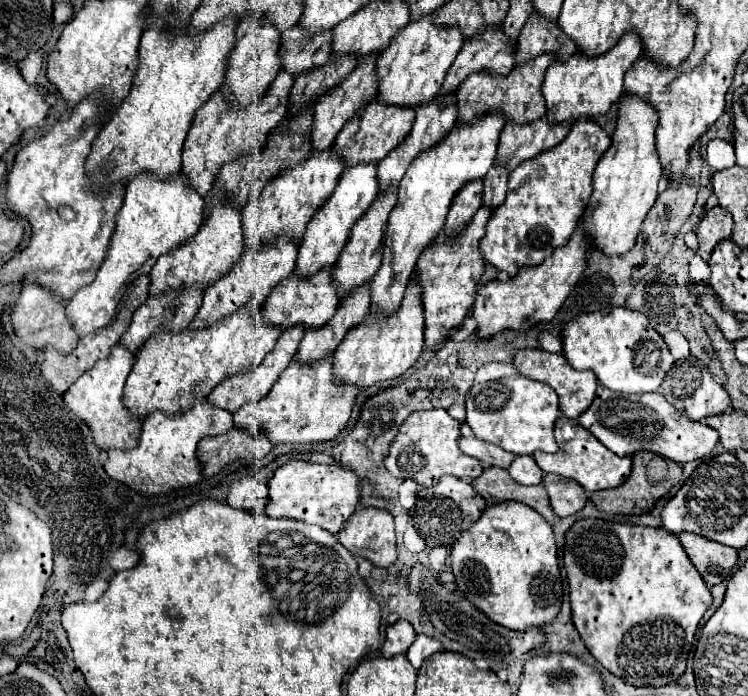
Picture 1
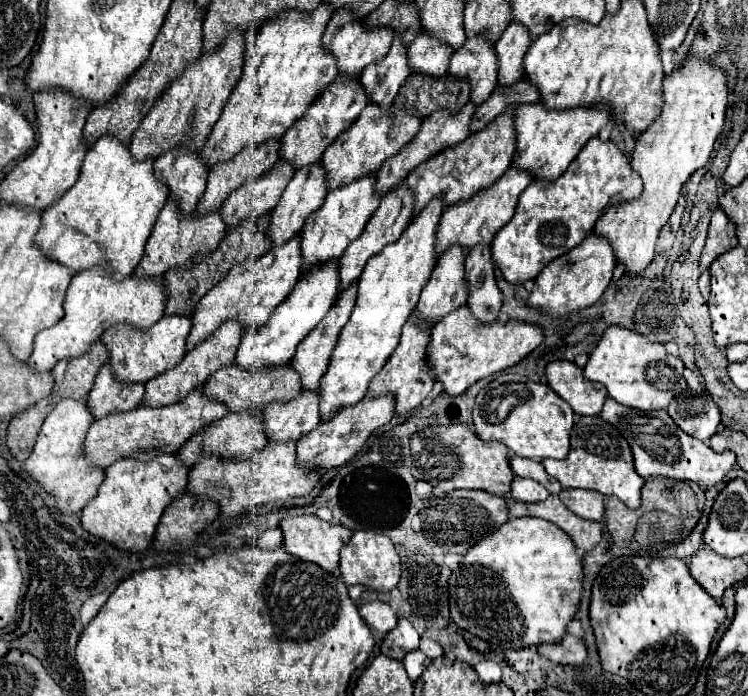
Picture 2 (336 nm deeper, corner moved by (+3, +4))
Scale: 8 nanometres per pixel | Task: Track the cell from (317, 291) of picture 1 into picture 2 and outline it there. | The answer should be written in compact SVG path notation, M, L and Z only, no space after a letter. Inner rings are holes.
M230 362L208 378L206 392L210 392L210 396L218 396L218 400L226 400L230 412L238 412L242 408L264 408L274 400L286 402L294 398L300 392L300 378L298 372L292 368L292 364L284 364L284 368L270 366L262 368L260 372L248 372L240 368L236 362Z

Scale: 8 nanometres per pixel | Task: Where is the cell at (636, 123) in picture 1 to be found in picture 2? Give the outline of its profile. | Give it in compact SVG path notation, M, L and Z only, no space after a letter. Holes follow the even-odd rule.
M594 230L570 252L564 256L558 256L558 260L552 260L534 280L534 290L528 298L530 306L542 308L544 312L552 316L564 316L570 312L576 312L580 308L592 306L606 286L610 284L616 268L616 254L610 246L610 242L604 236L598 236Z

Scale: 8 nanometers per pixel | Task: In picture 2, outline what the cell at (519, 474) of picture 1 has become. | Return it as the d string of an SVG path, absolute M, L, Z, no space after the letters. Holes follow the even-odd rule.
M514 476L512 480L512 498L514 500L522 500L522 502L540 502L540 500L546 500L548 496L548 490L532 480L532 478L522 478L522 476Z

